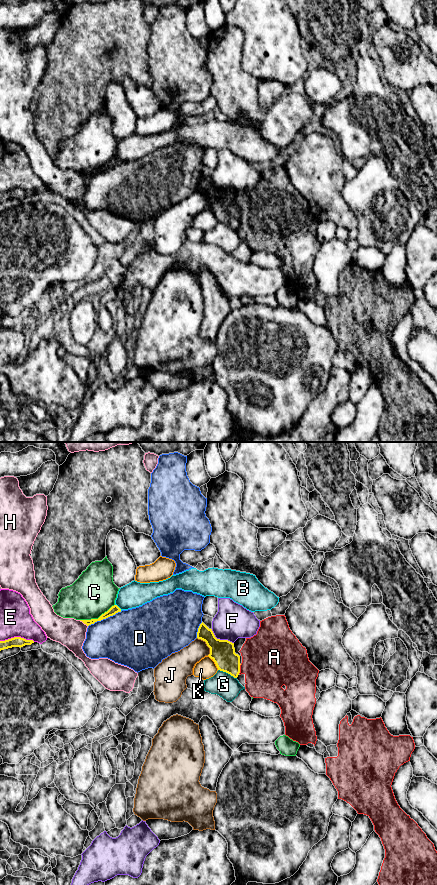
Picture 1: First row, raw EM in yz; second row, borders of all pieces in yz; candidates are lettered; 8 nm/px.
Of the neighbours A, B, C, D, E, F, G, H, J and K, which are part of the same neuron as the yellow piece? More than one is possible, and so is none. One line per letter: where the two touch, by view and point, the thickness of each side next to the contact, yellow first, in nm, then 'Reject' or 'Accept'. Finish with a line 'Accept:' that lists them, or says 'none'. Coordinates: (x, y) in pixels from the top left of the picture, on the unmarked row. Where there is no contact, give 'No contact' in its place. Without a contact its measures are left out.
A: Touches yellow at yz (239, 221). Thickness 200 nm (yellow) against 440 nm. Accept
B: Touches yellow at yz (118, 159). Thickness 70 nm (yellow) against 200 nm. Reject
C: Touches yellow at yz (98, 170). Thickness 70 nm (yellow) against 360 nm. Reject
D: Touches yellow at yz (104, 170). Thickness 70 nm (yellow) against 440 nm. Reject
E: Touches yellow at yz (17, 189). Thickness 80 nm (yellow) against 260 nm. Reject
F: Touches yellow at yz (221, 192). Thickness 200 nm (yellow) against 280 nm. Reject
G: Touches yellow at yz (227, 224). Thickness 200 nm (yellow) against 190 nm. Reject
H: Touches yellow at yz (83, 174). Thickness 70 nm (yellow) against 220 nm. Reject
J: Touches yellow at yz (207, 197). Thickness 200 nm (yellow) against 190 nm. Reject
K: Touches yellow at yz (214, 213). Thickness 200 nm (yellow) against 160 nm. Reject
Accept: A

